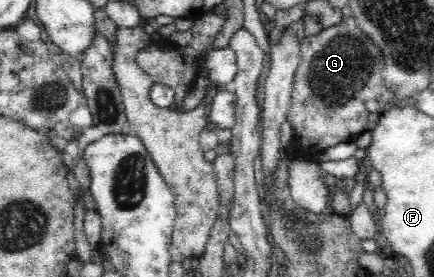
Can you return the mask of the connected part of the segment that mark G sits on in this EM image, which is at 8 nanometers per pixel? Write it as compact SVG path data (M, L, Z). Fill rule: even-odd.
M354 16L316 36L300 39L300 64L294 75L291 109L287 121L293 126L293 142L299 148L297 160L315 161L320 152L340 142L355 142L367 130L369 112L364 102L383 101L389 106L394 92L383 84L382 51L363 35Z

